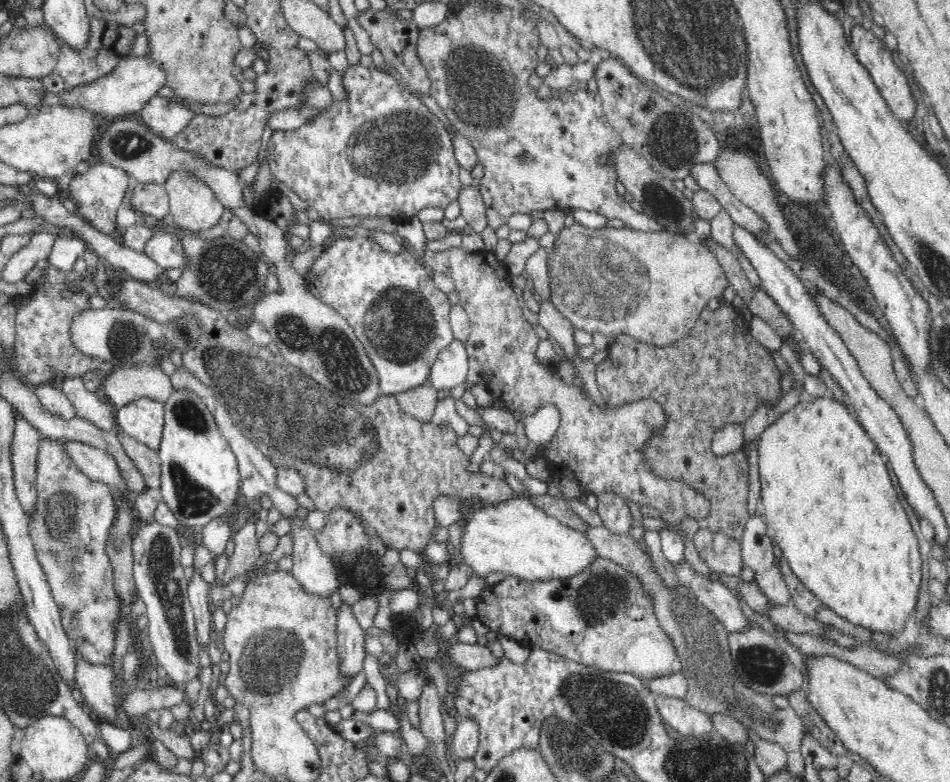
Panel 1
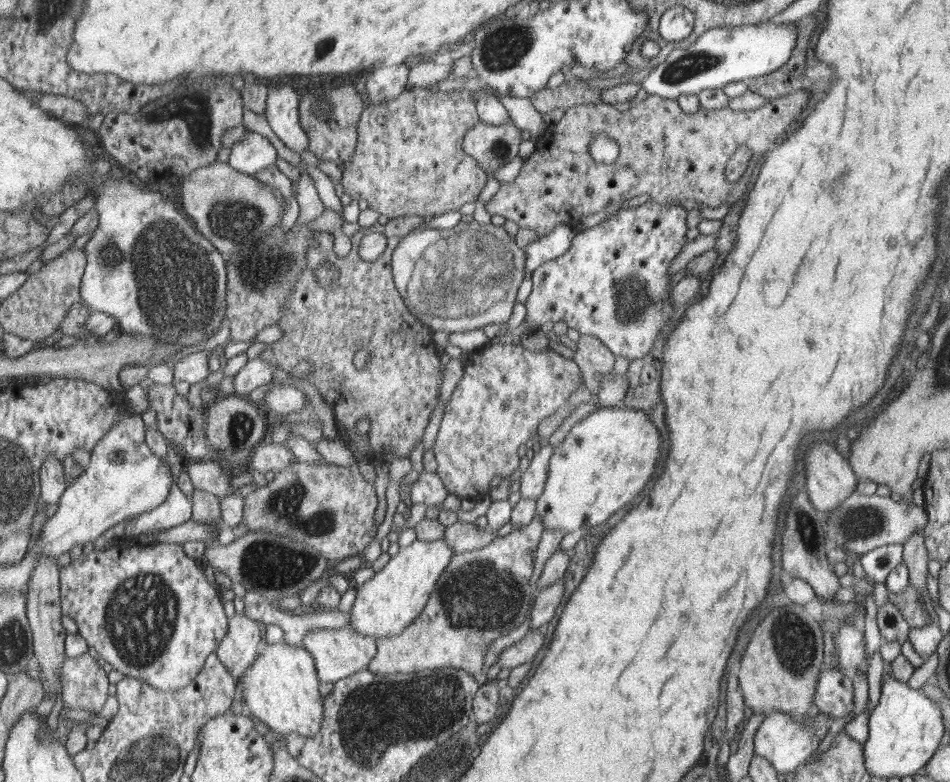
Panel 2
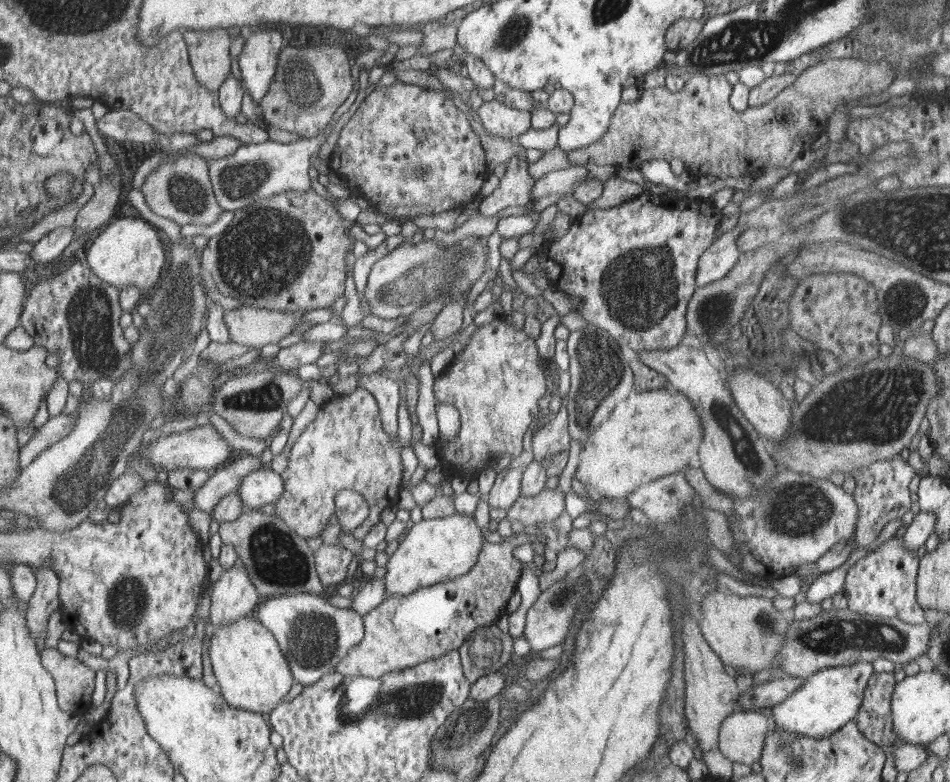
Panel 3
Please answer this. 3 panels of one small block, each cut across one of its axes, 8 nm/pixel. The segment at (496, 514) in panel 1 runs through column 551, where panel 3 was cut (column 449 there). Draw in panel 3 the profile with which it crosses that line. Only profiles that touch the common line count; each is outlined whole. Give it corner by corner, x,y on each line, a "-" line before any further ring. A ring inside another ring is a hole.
454,513
438,519
423,519
414,524
386,564
386,596
409,595
415,590
431,587
466,575
479,562
480,552
487,543
473,515

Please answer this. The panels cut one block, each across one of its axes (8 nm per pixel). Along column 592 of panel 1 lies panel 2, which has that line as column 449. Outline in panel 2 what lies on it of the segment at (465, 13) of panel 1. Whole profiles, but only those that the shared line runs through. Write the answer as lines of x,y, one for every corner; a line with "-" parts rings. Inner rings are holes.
412,87
404,90
398,98
391,100
390,102
379,102
378,104
370,104
368,108
365,108
361,118
359,119
359,143
358,149
353,154
348,162
345,162
342,177
342,185
344,192
350,194
352,198
368,200
370,208
376,210
378,214
387,216
389,219
397,218
399,216
412,216
414,214
418,216
439,216
450,210
459,210
465,204
475,203
480,200
480,196
484,196
484,188
488,188
488,172
486,172
482,166
474,160
474,157
470,156
463,150
463,140
466,138
466,134
471,130
475,124
480,124
479,108
477,107
477,95
476,92
462,89
454,89
453,91
440,91
430,89
423,89
420,87

